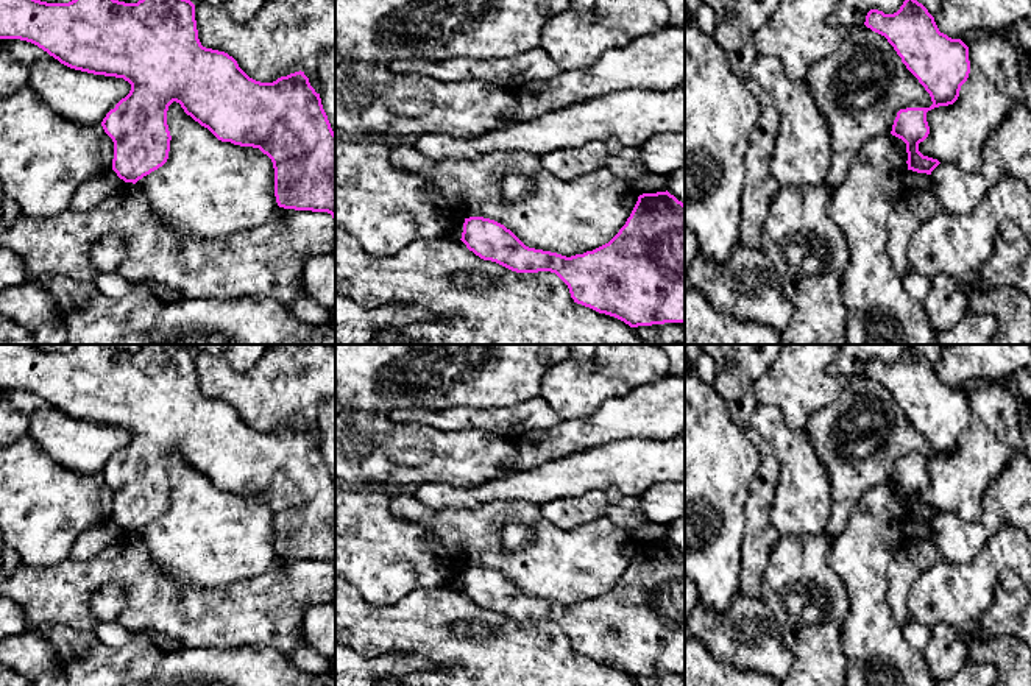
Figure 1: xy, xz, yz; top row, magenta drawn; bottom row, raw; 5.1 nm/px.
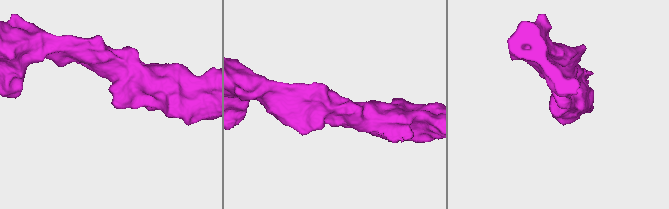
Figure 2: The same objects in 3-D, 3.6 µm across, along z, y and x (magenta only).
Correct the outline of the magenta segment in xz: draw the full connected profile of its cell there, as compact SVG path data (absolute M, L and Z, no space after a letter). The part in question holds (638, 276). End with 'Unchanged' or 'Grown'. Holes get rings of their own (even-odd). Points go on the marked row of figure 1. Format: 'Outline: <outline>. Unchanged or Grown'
Outline: M668 190L640 195L625 225L608 243L571 257L529 248L504 225L484 217L465 218L460 240L480 259L496 262L512 271L555 273L568 285L574 302L615 316L630 327L664 323L685 324L685 204Z. Unchanged

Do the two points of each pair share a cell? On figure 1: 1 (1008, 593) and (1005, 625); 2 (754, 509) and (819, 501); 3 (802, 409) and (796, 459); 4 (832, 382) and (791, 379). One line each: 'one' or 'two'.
1: one
2: two
3: two
4: one

